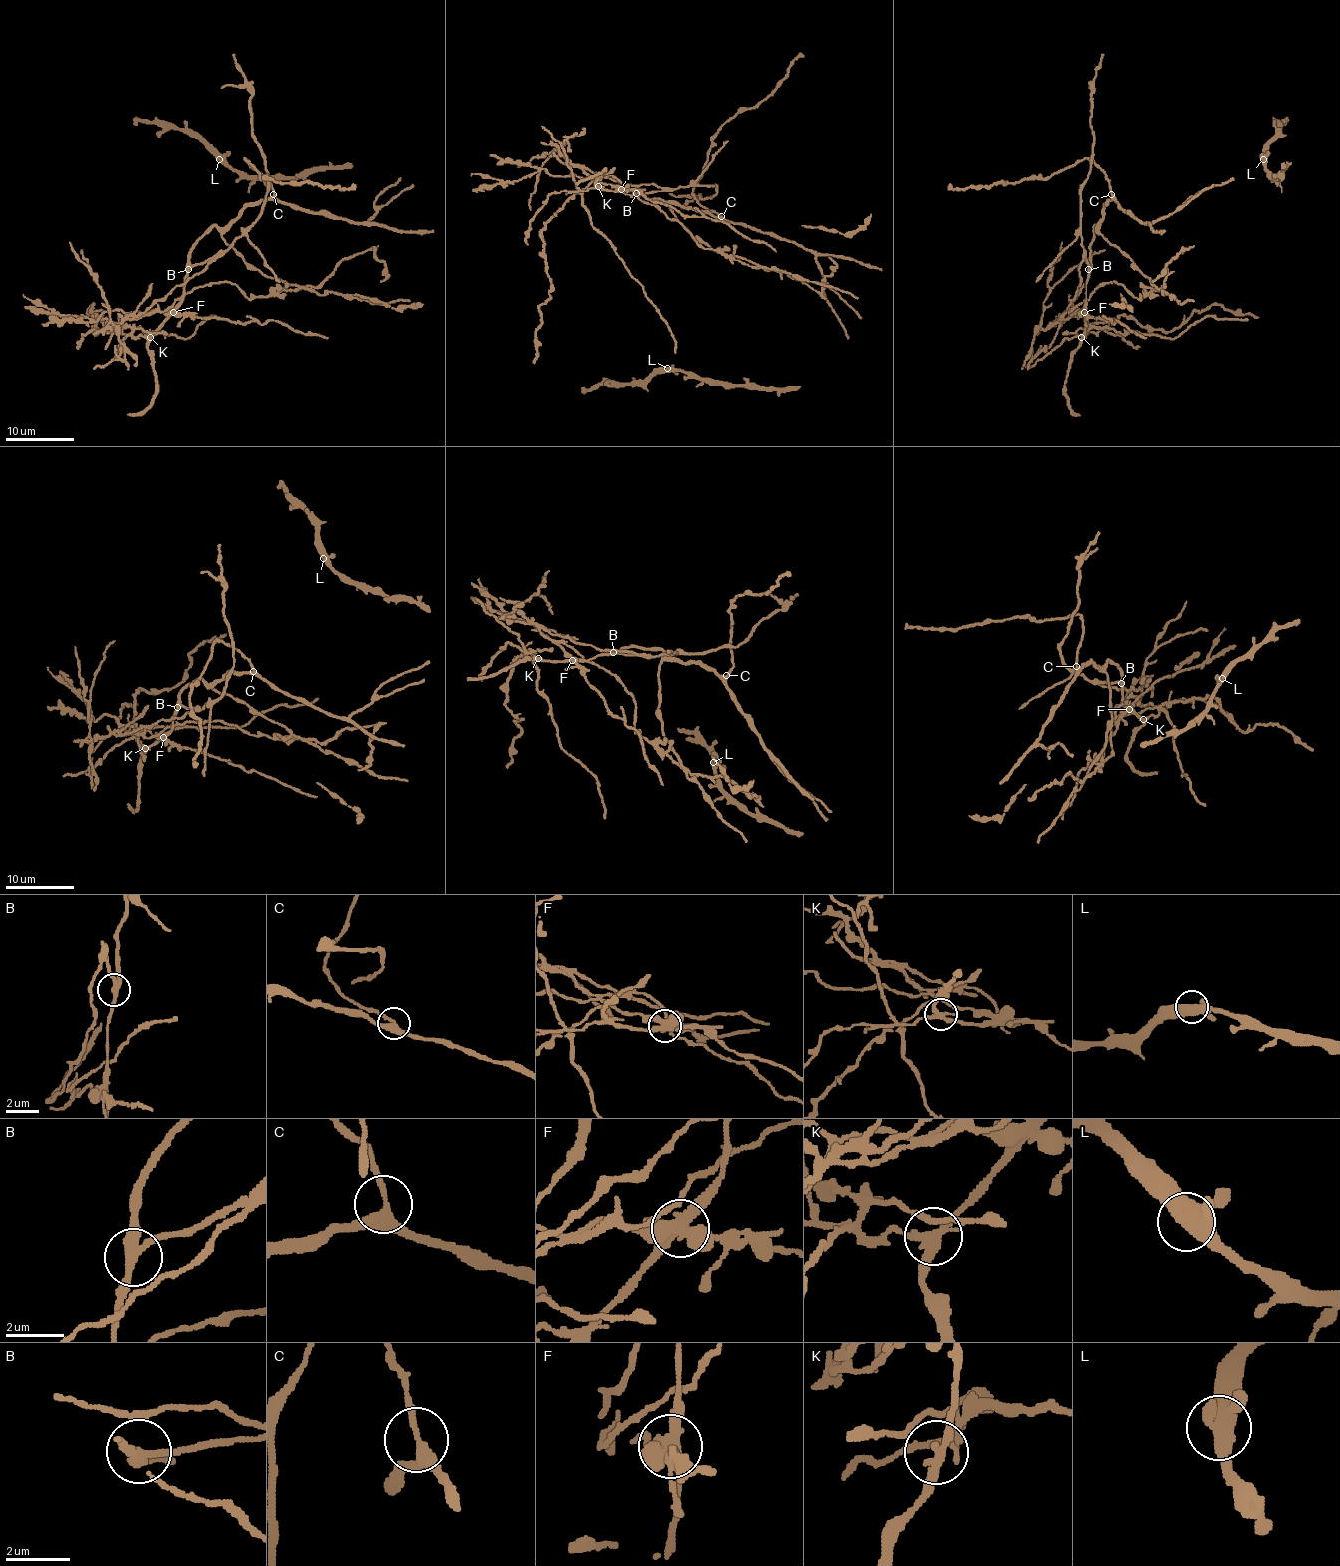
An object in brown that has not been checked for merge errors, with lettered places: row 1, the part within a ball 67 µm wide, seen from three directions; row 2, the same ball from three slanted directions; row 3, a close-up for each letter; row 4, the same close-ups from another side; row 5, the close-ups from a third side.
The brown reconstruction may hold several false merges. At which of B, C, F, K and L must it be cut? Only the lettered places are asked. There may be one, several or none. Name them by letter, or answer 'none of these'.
B, F, K

